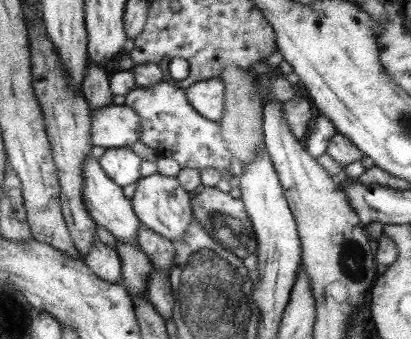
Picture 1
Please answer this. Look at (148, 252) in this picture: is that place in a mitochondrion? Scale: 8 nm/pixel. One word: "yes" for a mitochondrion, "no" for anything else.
no

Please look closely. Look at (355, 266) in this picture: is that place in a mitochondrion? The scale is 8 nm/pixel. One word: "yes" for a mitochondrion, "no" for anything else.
yes

